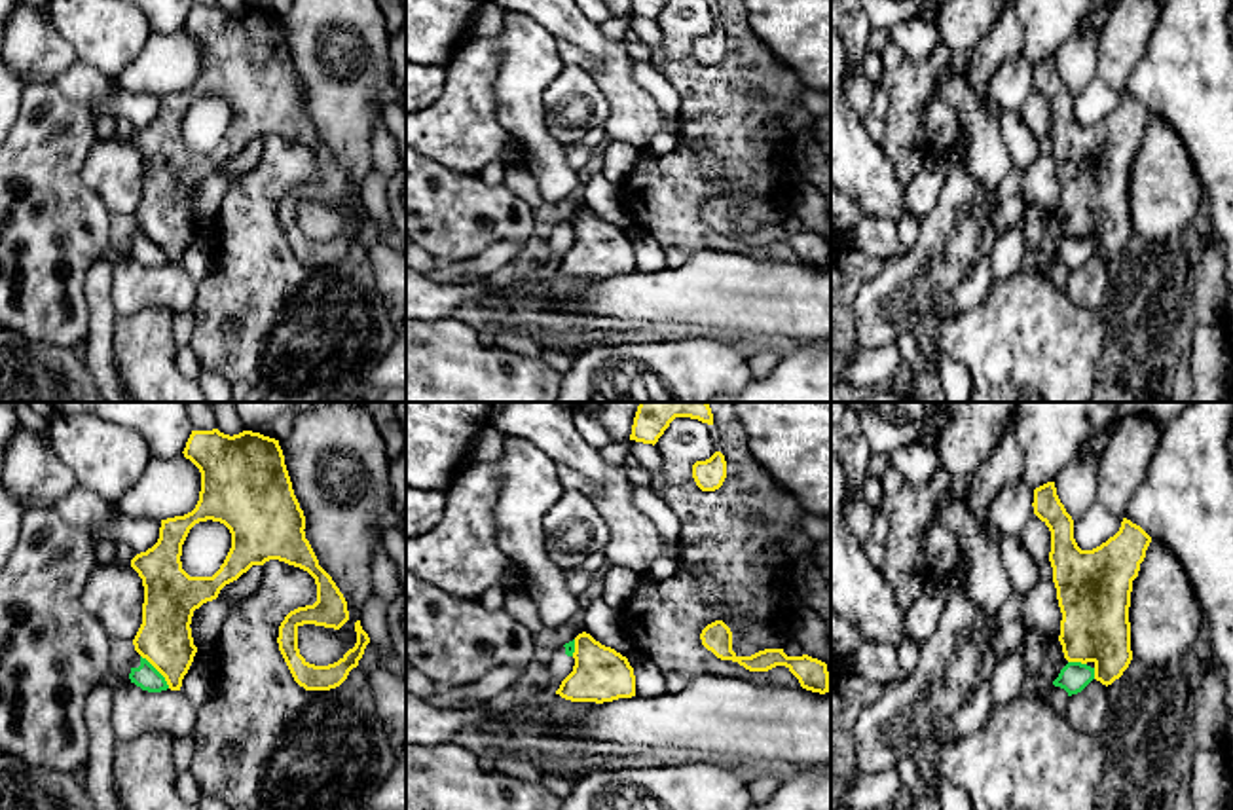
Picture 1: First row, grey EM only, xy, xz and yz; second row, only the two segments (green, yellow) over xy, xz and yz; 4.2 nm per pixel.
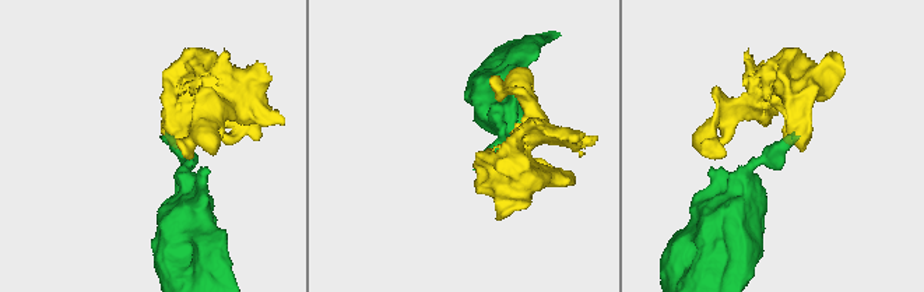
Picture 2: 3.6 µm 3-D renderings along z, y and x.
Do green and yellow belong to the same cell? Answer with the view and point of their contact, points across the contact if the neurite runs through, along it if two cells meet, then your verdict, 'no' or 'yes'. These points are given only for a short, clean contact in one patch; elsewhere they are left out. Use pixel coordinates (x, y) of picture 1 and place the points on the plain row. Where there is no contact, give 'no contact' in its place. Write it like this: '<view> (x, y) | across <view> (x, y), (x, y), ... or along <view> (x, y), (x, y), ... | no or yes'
xy (158, 247) | along xy (141, 230), (169, 262) | no

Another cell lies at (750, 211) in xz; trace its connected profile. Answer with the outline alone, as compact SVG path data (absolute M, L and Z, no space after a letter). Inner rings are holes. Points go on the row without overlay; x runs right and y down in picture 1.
M728 188L721 195L732 207L736 231L751 231L764 224L783 224L793 214L791 201L766 199L740 188Z

